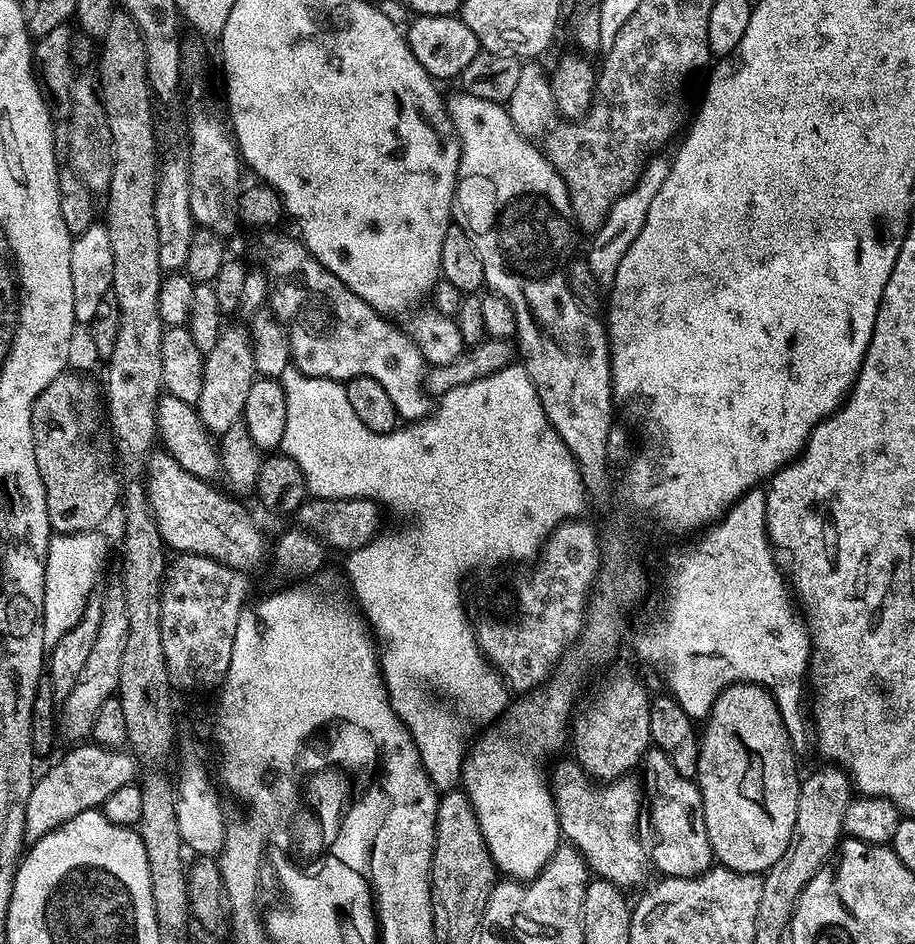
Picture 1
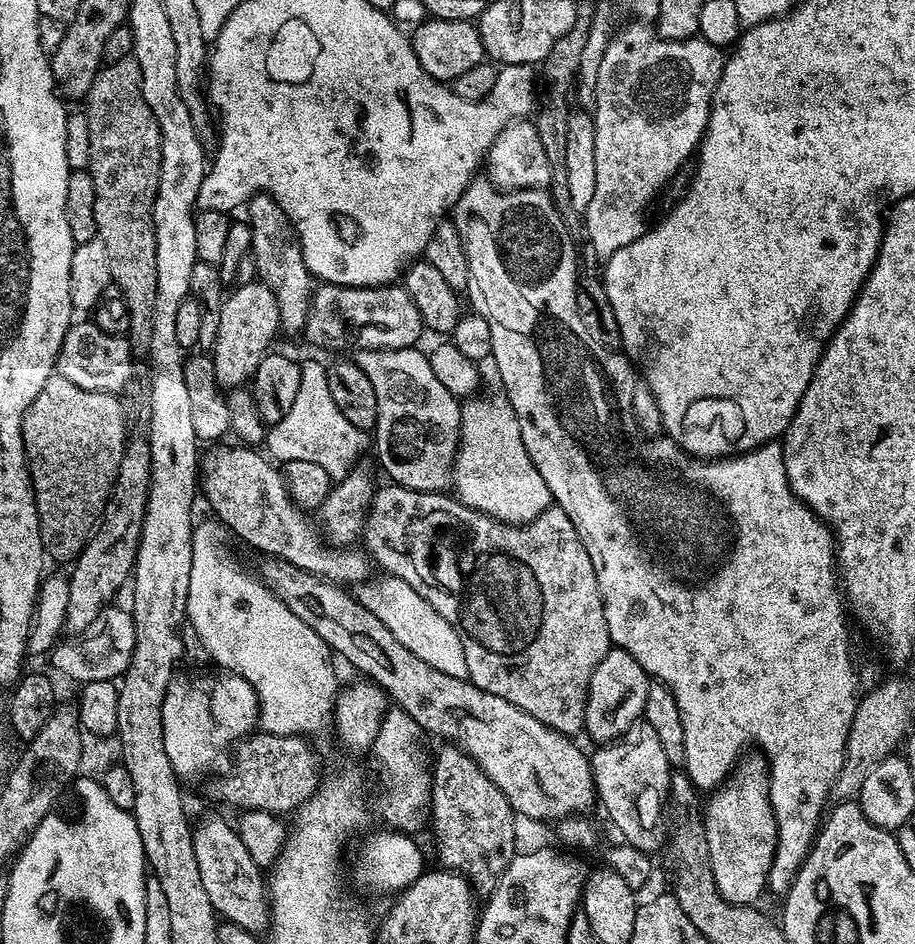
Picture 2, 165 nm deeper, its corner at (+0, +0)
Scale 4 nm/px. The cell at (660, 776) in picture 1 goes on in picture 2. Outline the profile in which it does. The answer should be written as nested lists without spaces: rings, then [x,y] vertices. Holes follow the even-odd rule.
[[[644,726],[639,732],[640,737],[625,752],[620,752],[621,745],[616,742],[597,747],[596,753],[591,753],[590,763],[599,803],[604,803],[609,818],[624,835],[621,837],[638,850],[652,854],[660,844],[660,819],[666,816],[666,805],[670,800],[668,787],[672,784],[673,769],[654,730]]]

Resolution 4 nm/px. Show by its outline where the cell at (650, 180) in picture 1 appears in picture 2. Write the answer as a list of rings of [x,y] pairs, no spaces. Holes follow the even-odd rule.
[[[631,22],[622,27],[617,33],[614,32],[607,44],[606,54],[603,55],[602,67],[598,72],[598,82],[595,88],[595,100],[593,101],[592,115],[595,124],[595,166],[597,182],[595,183],[594,196],[590,201],[588,211],[583,213],[582,220],[588,227],[588,240],[592,243],[592,252],[596,256],[601,256],[601,261],[606,262],[618,250],[630,246],[639,236],[643,236],[646,231],[644,224],[644,211],[648,208],[648,203],[663,190],[668,184],[668,179],[689,160],[699,149],[701,140],[704,139],[704,129],[708,126],[708,115],[712,113],[712,98],[716,95],[716,84],[720,81],[720,75],[724,69],[726,59],[725,53],[719,48],[715,48],[710,42],[693,38],[690,40],[662,40],[655,31],[640,32],[641,25]]]

